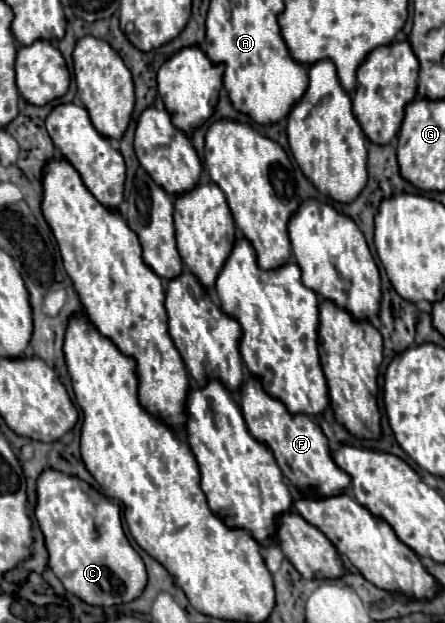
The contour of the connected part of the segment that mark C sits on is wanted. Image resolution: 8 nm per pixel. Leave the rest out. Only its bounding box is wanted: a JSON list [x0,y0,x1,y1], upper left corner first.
[35,469,147,607]

